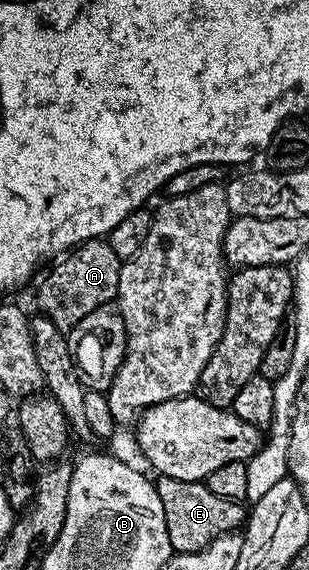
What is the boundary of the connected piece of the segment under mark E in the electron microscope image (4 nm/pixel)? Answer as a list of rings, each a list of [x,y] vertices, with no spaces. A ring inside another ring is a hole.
[[[160,476],[155,481],[158,498],[162,498],[162,510],[166,514],[166,534],[170,534],[173,553],[197,552],[227,532],[236,532],[246,524],[246,508],[241,501],[218,498],[207,483],[195,480],[186,482],[178,478]]]

